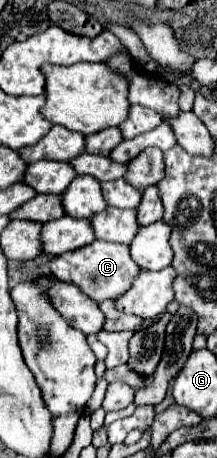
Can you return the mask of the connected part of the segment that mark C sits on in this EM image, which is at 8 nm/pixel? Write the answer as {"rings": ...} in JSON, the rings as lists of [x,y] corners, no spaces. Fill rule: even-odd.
{"rings":[[[94,240],[88,246],[82,246],[78,250],[70,250],[70,252],[64,252],[64,254],[52,258],[50,268],[58,280],[78,286],[94,302],[120,298],[122,294],[126,294],[132,288],[132,282],[140,274],[140,266],[132,260],[130,248],[126,244],[104,242],[104,240]]]}

